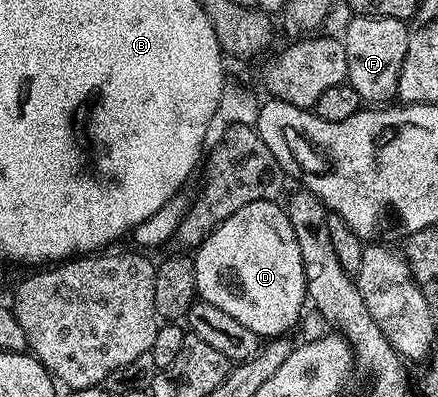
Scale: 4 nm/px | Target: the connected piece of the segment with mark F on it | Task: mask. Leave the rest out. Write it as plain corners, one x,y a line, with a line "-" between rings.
376,16
351,17
346,26
342,43
348,56
346,82
366,104
390,104
397,99
400,68
404,64
404,52
408,52
408,26
395,18

